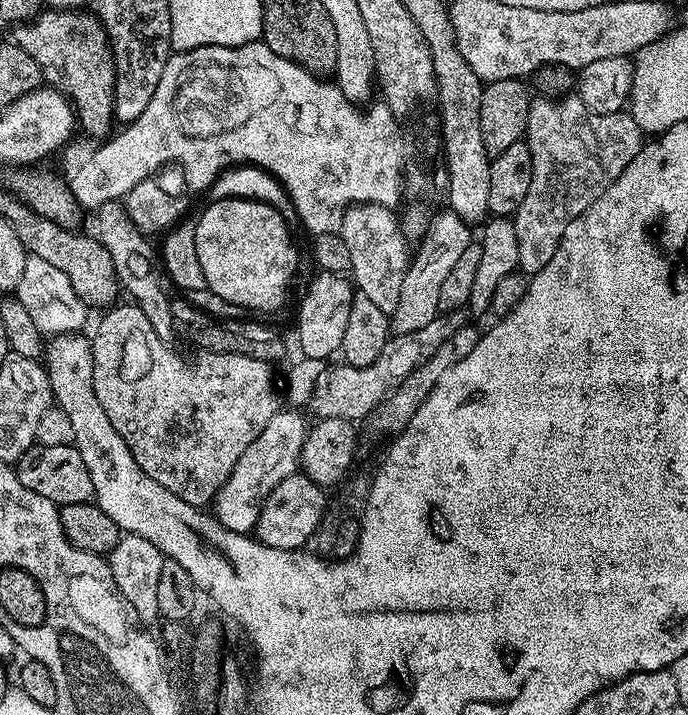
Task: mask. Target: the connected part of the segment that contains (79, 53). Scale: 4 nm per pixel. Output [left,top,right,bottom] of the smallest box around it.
[15,8,116,137]

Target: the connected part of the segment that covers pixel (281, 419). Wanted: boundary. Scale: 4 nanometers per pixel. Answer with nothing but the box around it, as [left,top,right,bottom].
[212,410,309,535]

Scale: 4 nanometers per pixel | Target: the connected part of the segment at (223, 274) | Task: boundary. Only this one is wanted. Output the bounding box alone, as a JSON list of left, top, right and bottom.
[196,199,296,313]

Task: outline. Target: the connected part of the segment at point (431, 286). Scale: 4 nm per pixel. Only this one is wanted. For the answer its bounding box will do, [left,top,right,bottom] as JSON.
[390,210,474,333]

